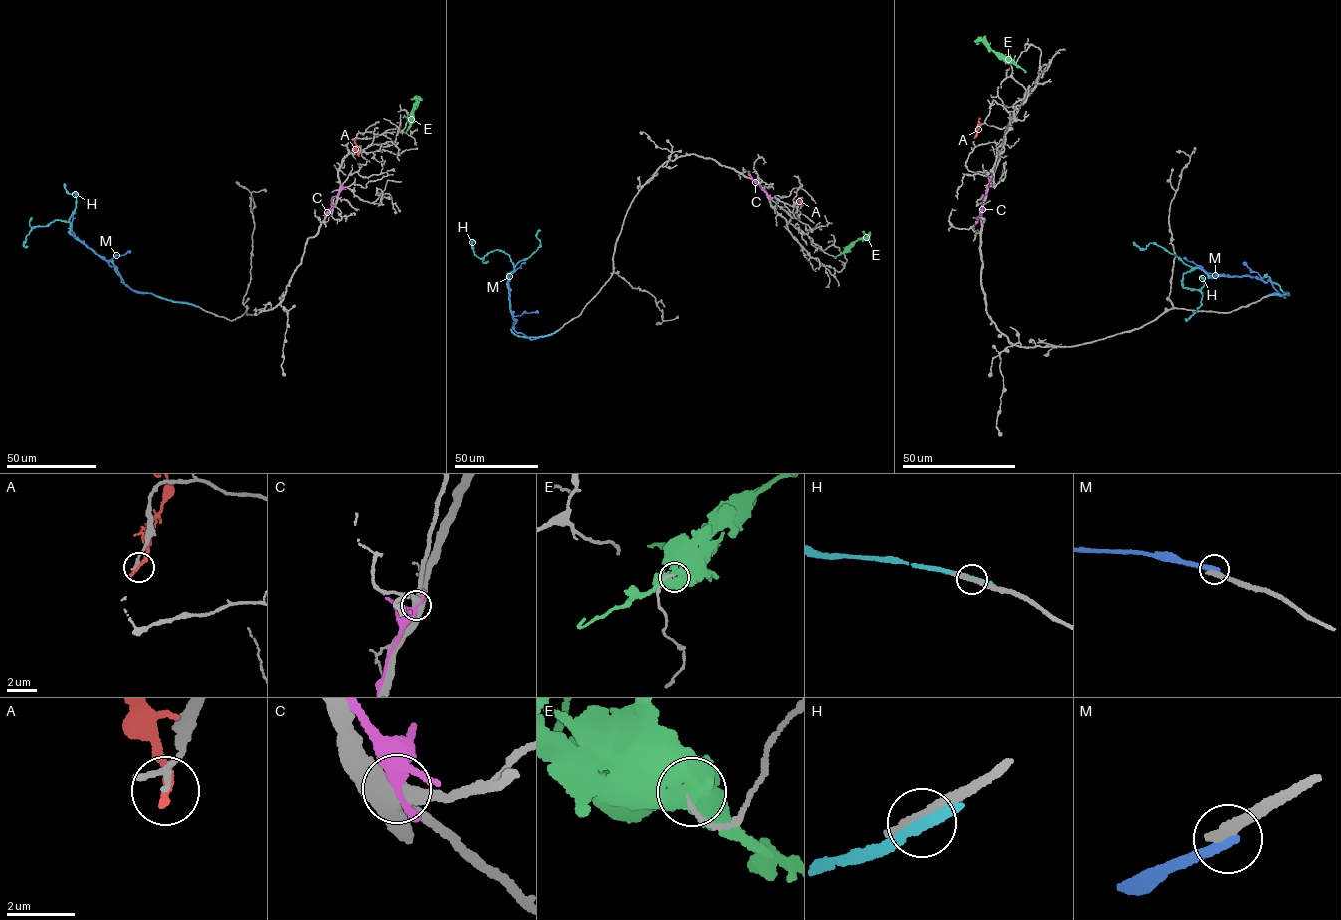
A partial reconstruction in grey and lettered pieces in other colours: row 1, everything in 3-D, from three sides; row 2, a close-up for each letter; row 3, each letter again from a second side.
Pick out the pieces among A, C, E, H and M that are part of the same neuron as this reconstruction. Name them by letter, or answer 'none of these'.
none of these

